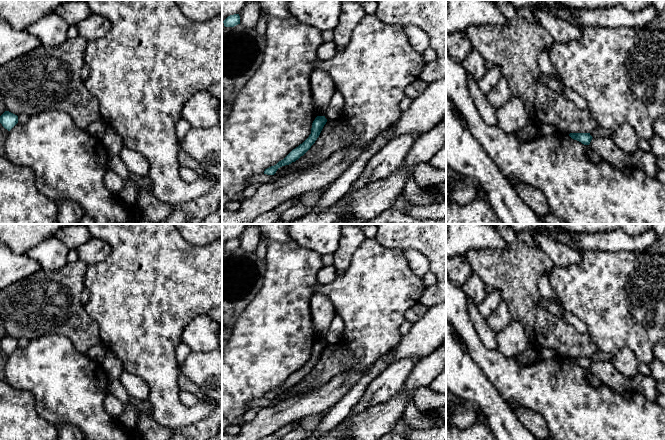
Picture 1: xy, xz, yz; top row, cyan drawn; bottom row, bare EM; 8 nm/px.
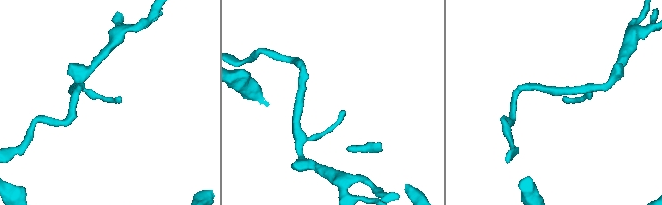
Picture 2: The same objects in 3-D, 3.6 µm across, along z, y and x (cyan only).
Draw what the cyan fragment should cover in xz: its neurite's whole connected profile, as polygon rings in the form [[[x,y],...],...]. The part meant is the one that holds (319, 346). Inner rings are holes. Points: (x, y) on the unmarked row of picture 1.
[[[317,340],[312,347],[311,358],[309,361],[298,371],[293,373],[283,384],[279,385],[276,389],[265,393],[264,398],[274,399],[280,391],[289,389],[303,380],[315,367],[326,346],[327,343],[325,340]]]

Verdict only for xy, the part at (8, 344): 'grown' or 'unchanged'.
unchanged

